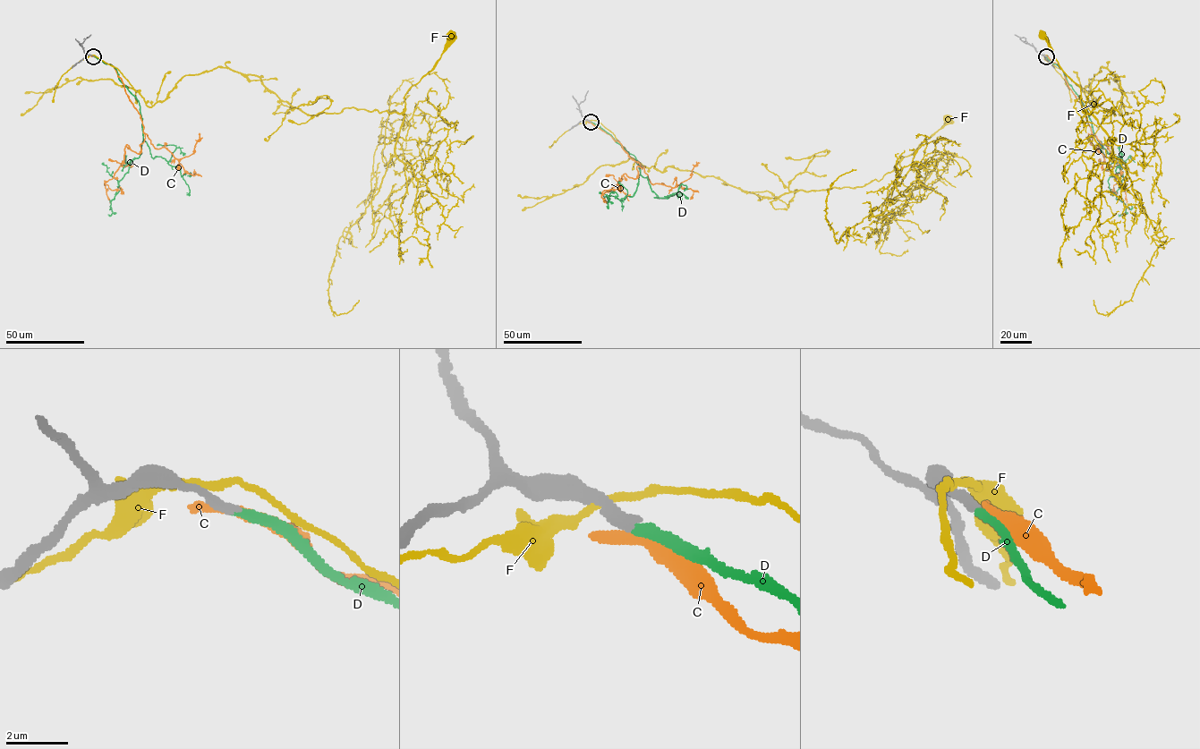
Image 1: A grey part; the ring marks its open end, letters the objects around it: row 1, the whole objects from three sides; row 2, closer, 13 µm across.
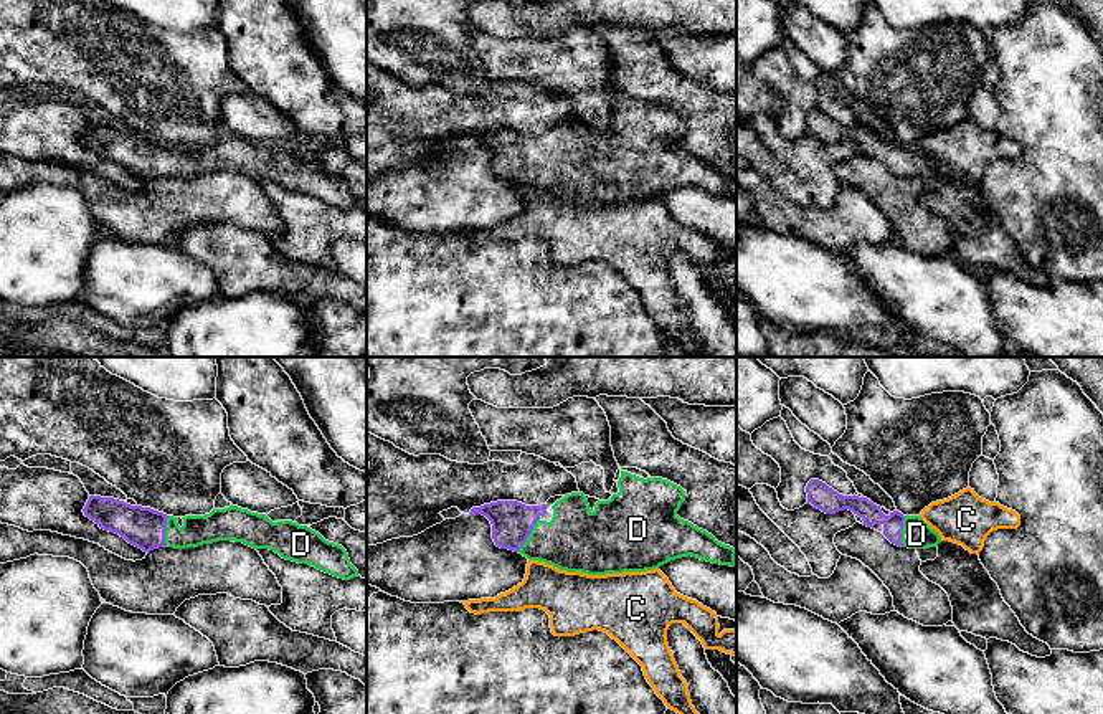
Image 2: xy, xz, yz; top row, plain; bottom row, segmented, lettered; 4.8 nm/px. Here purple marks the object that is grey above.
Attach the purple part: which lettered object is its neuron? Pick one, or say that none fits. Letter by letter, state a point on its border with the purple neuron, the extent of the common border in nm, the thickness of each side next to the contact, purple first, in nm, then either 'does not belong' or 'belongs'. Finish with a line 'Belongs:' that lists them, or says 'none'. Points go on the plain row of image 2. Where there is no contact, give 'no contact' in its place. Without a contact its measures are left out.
C: no contact; does not belong
D: meets purple in xz at (529, 164); contact 200 nm long; 200 nm thick on the purple side, 300 nm on the other; belongs
F: no contact; does not belong
Belongs: D

